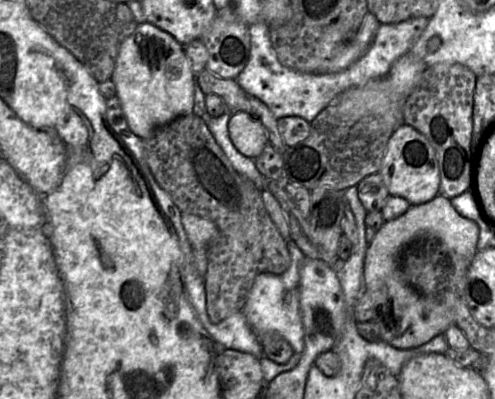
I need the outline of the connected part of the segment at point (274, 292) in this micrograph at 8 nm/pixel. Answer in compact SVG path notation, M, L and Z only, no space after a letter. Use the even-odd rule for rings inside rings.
M293 240L287 242L290 254L290 265L282 274L260 273L255 277L247 302L242 310L247 323L255 334L276 333L283 337L293 351L302 353L304 351L303 323L300 312L300 270L306 258Z

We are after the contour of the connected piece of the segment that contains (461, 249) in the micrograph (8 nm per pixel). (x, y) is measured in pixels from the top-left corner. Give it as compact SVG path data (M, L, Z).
M439 194L427 203L412 205L400 217L386 221L369 244L365 262L366 292L374 300L376 316L373 322L382 341L397 349L413 349L443 335L453 323L453 314L439 301L427 298L413 288L402 274L400 258L405 250L418 249L425 240L435 241L448 252L470 264L477 253L477 224L461 216L450 199Z

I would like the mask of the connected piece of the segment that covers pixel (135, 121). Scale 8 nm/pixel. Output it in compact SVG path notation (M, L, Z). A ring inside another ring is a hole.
M145 21L122 43L113 77L130 130L141 139L174 119L192 113L195 76L184 46L172 35Z

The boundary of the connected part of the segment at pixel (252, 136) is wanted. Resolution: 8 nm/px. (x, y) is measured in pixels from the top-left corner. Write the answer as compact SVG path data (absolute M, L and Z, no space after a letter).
M246 111L233 113L228 132L235 148L243 155L255 159L268 143L265 127L259 119Z

